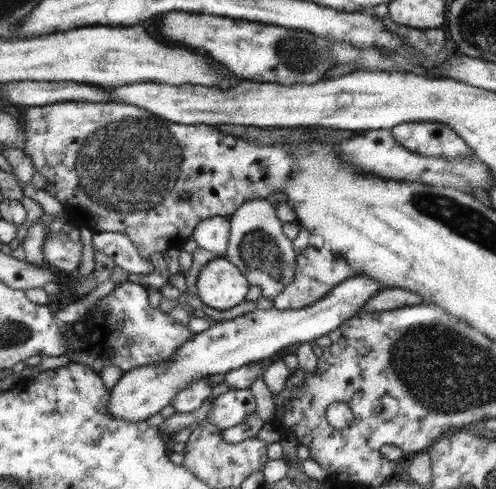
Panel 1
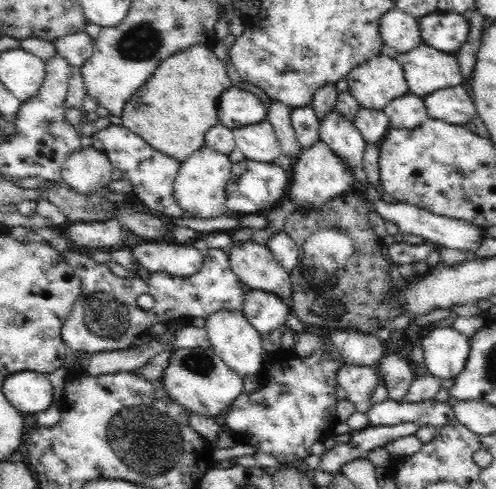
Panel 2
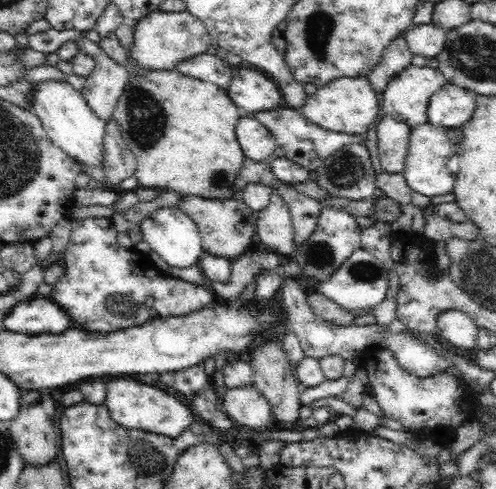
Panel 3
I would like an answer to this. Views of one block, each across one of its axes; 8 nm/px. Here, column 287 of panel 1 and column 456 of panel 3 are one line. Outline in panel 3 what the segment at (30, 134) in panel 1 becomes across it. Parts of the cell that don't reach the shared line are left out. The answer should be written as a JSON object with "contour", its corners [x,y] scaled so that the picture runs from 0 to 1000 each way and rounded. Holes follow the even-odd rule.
{"contour":[[[867,249],[839,258],[827,274],[827,299],[815,339],[815,364],[831,393],[843,393],[859,405],[911,397],[911,384],[919,380],[919,360],[927,356],[927,323],[923,323],[923,299],[911,294],[895,270],[895,262],[875,258]]]}

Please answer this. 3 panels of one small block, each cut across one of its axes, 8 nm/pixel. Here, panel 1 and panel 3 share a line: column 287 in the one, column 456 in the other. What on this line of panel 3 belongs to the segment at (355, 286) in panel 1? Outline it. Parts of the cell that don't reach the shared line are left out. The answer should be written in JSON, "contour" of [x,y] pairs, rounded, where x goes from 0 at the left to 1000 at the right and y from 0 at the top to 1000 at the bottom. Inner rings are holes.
{"contour":[[[927,634],[891,638],[883,646],[883,675],[887,675],[883,683],[915,708],[960,712],[960,687],[964,687],[968,671],[944,642],[935,642]]]}

